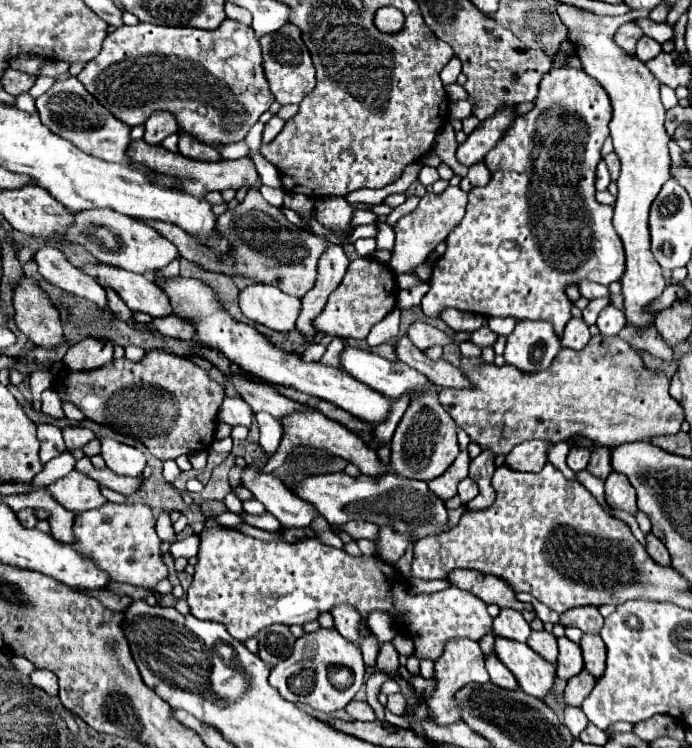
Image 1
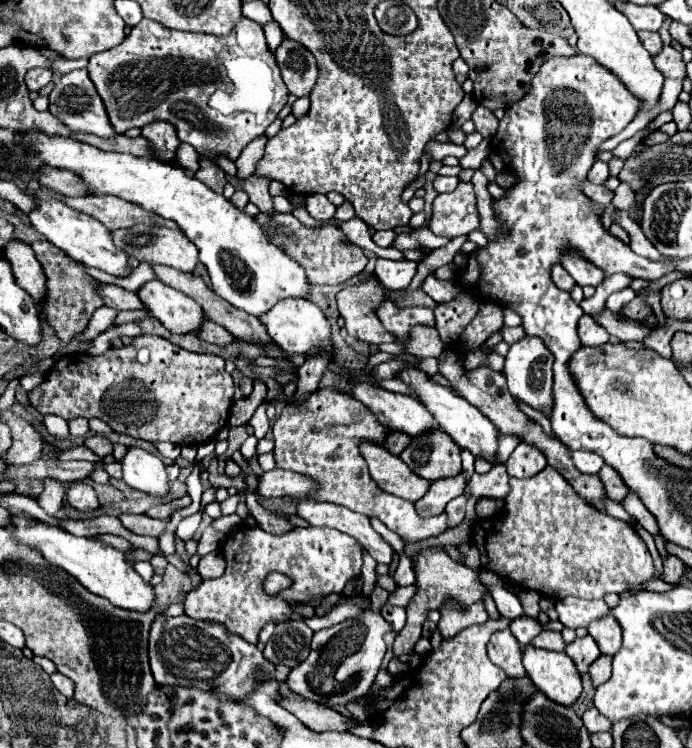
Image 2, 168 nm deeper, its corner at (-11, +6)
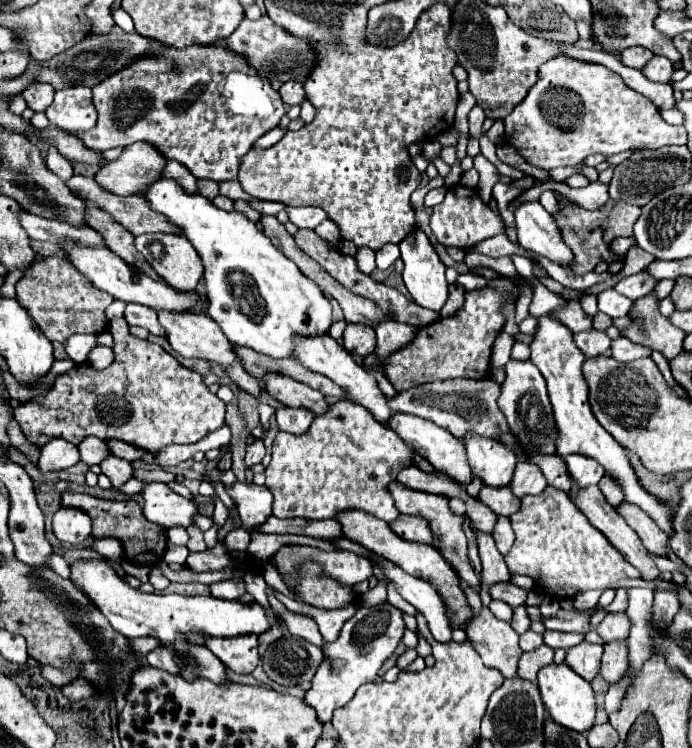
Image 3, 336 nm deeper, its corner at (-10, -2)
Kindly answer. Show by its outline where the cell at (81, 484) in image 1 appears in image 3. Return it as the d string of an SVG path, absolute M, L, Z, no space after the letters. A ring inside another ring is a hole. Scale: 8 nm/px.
M59 508L53 520L53 532L63 544L83 546L85 538L91 534L91 518L77 508Z

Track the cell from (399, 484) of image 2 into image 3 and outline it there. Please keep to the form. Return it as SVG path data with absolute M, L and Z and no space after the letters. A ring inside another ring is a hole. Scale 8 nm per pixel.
M393 480L393 482L387 486L387 490L389 490L389 494L391 494L391 498L393 498L393 502L395 502L395 506L397 506L397 510L399 510L401 514L425 516L425 518L431 522L431 526L433 526L433 536L441 540L441 542L439 542L441 554L443 554L443 556L447 558L447 562L455 568L455 572L459 574L459 578L469 584L471 590L479 590L481 580L479 580L479 576L475 574L475 570L473 570L473 566L471 566L471 562L469 562L469 558L467 558L467 538L465 538L465 534L463 534L463 530L461 530L463 518L451 514L449 504L447 504L447 498L445 498L445 496L439 496L439 494L429 494L429 492L411 490L411 488L403 486L403 484L397 482L397 480Z

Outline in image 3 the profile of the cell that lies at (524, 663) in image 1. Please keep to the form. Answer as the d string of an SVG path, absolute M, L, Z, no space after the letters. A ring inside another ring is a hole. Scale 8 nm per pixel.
M567 664L543 666L537 674L537 684L539 684L541 698L543 698L547 712L557 724L561 724L569 730L575 730L575 732L585 732L593 726L595 698L593 698L591 684L587 680L583 680L579 674L575 674Z

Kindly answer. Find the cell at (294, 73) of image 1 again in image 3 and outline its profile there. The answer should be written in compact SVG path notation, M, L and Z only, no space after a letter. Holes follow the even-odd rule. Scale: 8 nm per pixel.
M289 80L285 82L281 88L279 88L279 94L283 98L285 104L289 106L297 106L305 100L305 90L303 90L303 84L297 82L297 80Z

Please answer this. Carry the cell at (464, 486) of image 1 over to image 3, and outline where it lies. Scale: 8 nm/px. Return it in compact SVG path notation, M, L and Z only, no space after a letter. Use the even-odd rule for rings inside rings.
M483 486L479 492L479 500L501 516L511 516L515 510L519 510L519 502L521 502L519 498L513 496L509 486L499 486L499 488Z

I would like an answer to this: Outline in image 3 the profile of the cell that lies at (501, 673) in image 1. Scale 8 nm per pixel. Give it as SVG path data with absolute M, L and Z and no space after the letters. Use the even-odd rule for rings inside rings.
M483 604L481 614L465 626L465 634L489 668L499 670L505 678L517 676L517 664L523 654L519 634L509 622L497 620L487 604Z

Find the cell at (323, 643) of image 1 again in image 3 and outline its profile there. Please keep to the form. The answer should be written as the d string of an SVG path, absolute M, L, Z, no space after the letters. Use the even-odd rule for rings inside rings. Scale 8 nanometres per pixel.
M385 602L375 608L359 606L355 616L343 624L339 638L333 642L323 642L323 660L311 680L311 688L305 692L303 698L307 706L315 708L321 722L329 722L333 712L345 706L355 696L359 686L375 682L379 668L395 652L403 630L405 622L401 618L401 610Z

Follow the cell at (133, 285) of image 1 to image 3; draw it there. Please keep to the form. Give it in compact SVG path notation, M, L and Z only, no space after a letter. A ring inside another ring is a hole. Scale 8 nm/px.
M159 310L157 312L159 316L159 324L163 326L165 330L165 338L167 342L171 344L171 348L185 356L185 358L205 358L209 362L217 362L217 364L223 364L227 370L229 370L229 378L239 386L243 388L245 392L257 396L261 392L261 384L257 378L249 376L243 366L239 364L239 358L235 356L235 352L231 350L231 342L229 338L223 334L223 330L219 328L219 324L215 320L211 320L209 316L201 314L201 312L171 312L171 310Z

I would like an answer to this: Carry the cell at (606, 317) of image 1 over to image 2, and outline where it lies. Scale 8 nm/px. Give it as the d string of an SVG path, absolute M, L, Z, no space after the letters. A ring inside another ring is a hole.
M624 288L624 290L620 290L620 292L614 292L614 294L610 294L608 300L606 300L606 308L612 310L614 314L618 314L618 312L622 310L622 306L628 304L634 296L636 296L636 292L634 292L632 288Z

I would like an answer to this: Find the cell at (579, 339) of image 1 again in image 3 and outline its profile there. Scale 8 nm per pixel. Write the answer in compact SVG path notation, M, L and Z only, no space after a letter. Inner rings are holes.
M589 330L589 332L579 332L573 336L577 348L587 356L601 356L611 348L611 338L605 332L599 330Z

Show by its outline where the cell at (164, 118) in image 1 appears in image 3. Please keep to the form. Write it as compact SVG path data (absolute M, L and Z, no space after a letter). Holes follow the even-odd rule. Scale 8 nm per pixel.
M135 142L127 146L117 160L101 166L101 170L95 174L95 180L99 180L99 184L113 194L131 196L135 190L139 190L139 186L147 186L147 182L161 178L165 164L167 158L163 158L155 146Z

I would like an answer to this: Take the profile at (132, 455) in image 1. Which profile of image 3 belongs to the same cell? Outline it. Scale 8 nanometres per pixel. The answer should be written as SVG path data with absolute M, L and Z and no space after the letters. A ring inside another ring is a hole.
M145 482L143 490L143 514L147 520L171 528L191 526L193 516L199 512L195 504L173 492L165 482Z

